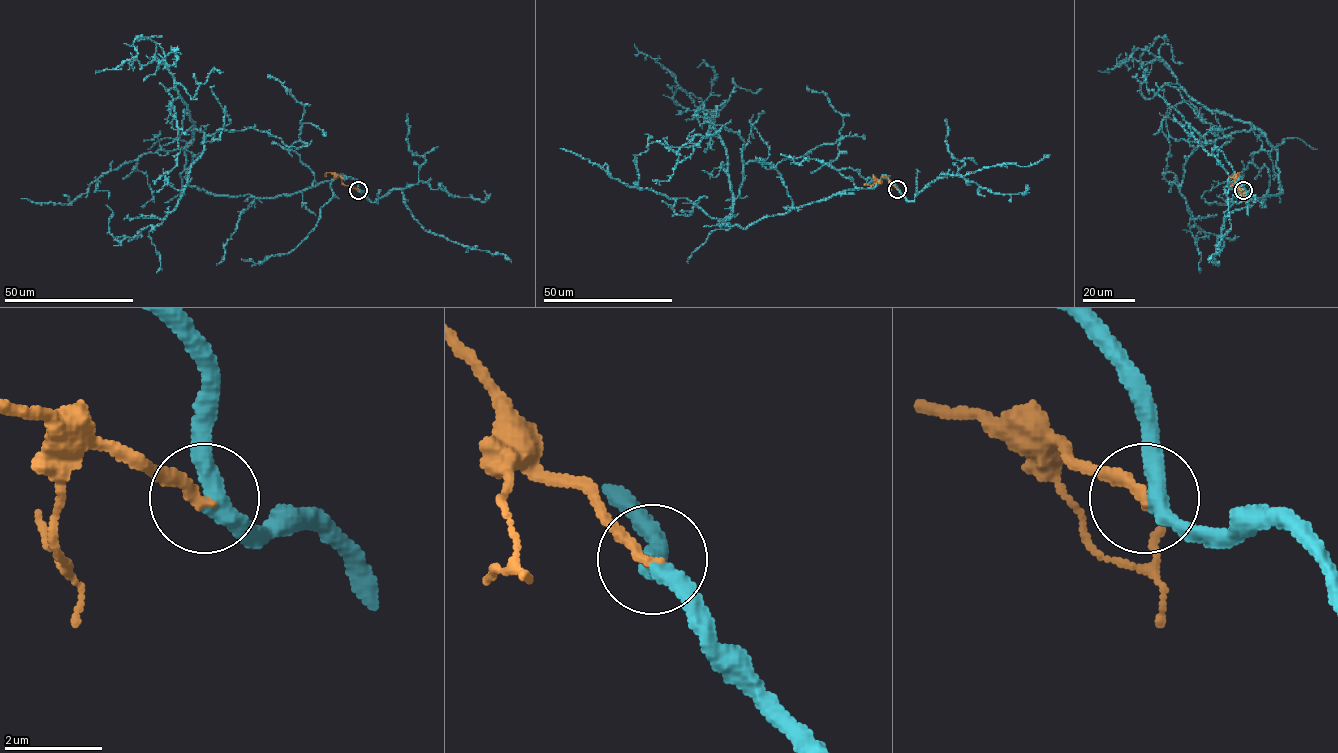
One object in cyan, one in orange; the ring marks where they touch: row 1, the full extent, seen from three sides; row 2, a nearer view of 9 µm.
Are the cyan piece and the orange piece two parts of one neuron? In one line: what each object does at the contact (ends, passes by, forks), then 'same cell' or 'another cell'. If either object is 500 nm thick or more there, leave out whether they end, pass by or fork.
cyan passes by | orange ends | another cell

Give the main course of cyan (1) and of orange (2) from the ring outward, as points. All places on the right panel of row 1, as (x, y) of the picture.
1: (1243, 190), (1233, 175), (1256, 197), (1282, 191), (1277, 151), (1253, 129), (1186, 160), (1196, 240), (1188, 205)
2: (1242, 190), (1231, 185), (1238, 173), (1239, 177)

